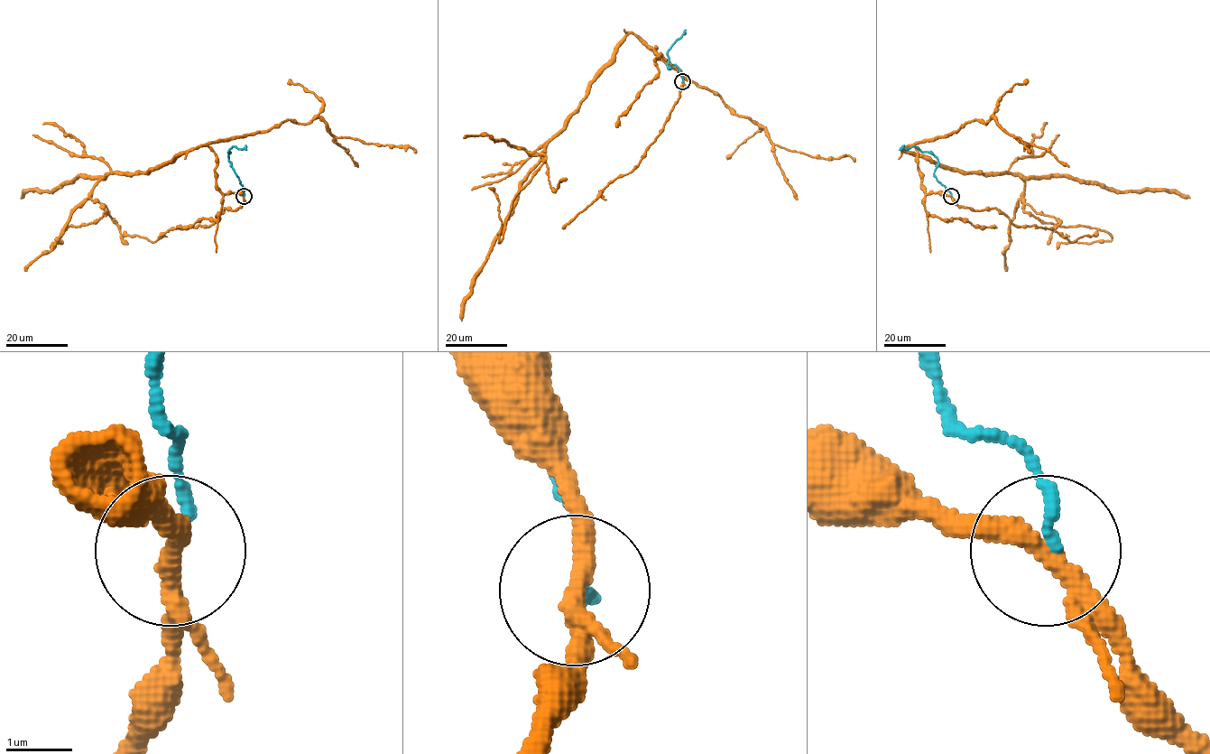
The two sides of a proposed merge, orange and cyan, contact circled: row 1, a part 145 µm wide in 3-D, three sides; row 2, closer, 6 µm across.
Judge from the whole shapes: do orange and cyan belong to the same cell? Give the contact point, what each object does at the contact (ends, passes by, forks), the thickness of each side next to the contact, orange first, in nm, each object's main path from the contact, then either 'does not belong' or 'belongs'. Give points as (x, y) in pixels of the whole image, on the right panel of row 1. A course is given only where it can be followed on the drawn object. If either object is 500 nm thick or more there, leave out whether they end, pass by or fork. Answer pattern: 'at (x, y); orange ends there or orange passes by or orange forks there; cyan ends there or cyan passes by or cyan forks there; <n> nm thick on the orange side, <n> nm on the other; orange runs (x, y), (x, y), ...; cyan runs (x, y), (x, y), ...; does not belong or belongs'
at (951, 196); orange passes by; cyan ends there; 300 nm thick on the orange side, 190 nm on the other; orange runs (951, 197), (926, 193), (918, 151), (903, 148), (959, 172), (1016, 173), (1025, 211), (1112, 237), (1057, 248); cyan runs (951, 197), (934, 175), (937, 163), (936, 157), (914, 146), (899, 150); does not belong

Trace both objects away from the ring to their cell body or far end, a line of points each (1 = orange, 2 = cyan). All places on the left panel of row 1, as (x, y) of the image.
1: (244, 197), (223, 193), (216, 153), (198, 146), (107, 173), (91, 196), (106, 211), (51, 248)
2: (244, 197), (244, 186), (228, 159), (227, 152), (233, 146), (246, 150)

